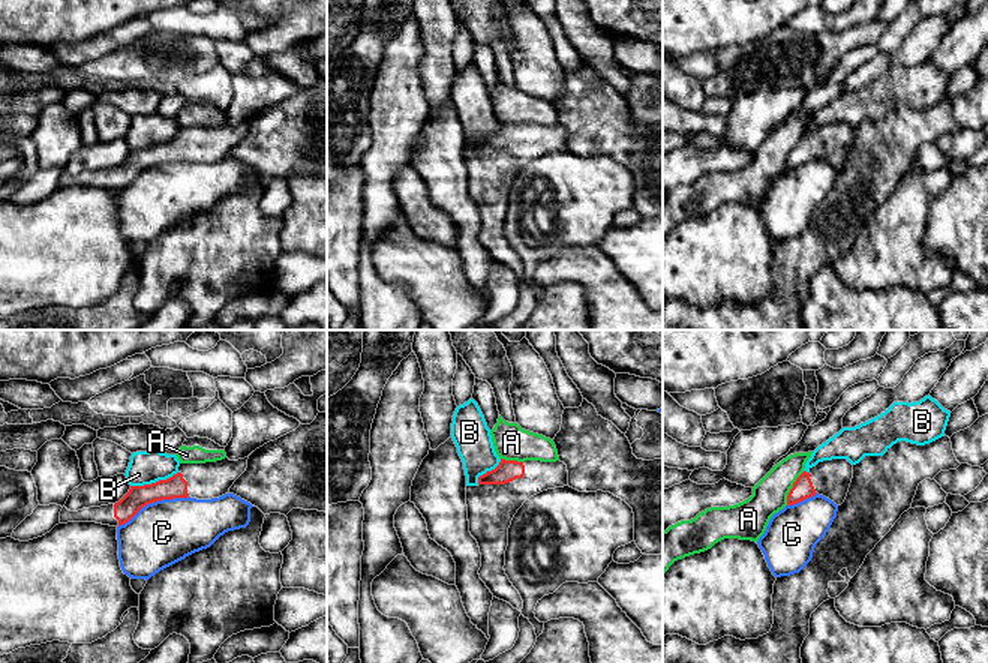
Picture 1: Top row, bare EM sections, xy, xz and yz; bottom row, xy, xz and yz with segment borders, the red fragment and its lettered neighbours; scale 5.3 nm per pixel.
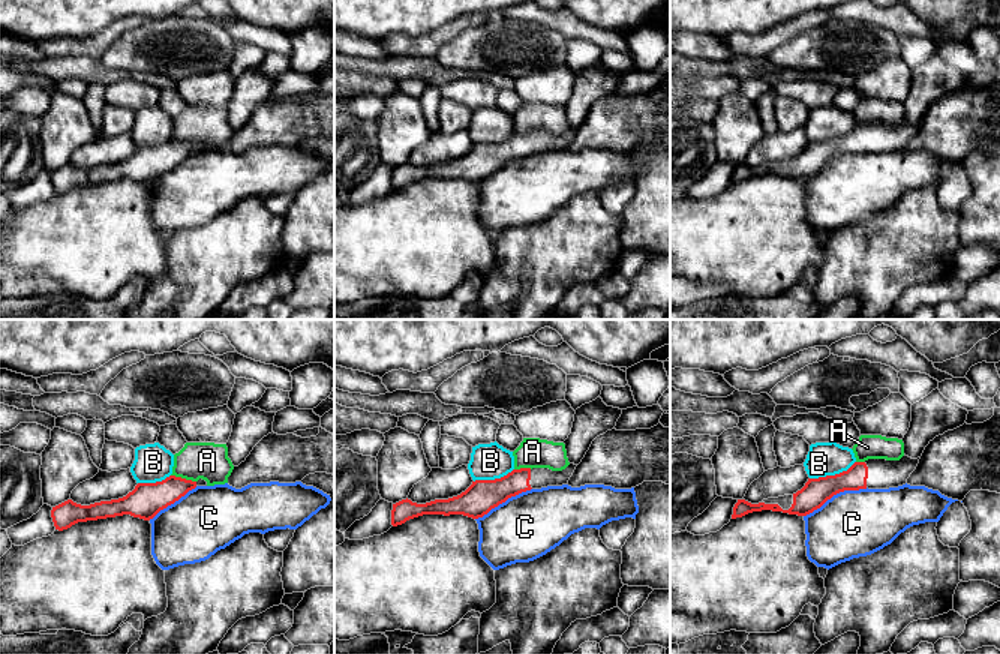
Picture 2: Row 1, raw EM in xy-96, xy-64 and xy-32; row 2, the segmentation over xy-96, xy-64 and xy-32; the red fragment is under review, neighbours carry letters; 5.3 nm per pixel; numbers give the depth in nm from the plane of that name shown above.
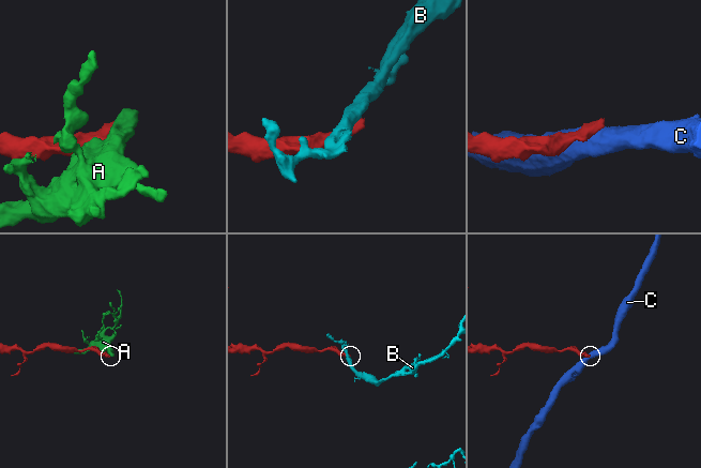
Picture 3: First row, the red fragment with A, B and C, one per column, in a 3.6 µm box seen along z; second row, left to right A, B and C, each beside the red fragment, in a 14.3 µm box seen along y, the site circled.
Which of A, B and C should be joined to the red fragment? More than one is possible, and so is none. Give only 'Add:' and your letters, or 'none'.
Add: none

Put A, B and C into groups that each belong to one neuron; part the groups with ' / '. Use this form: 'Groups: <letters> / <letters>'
Groups: A / B / C

